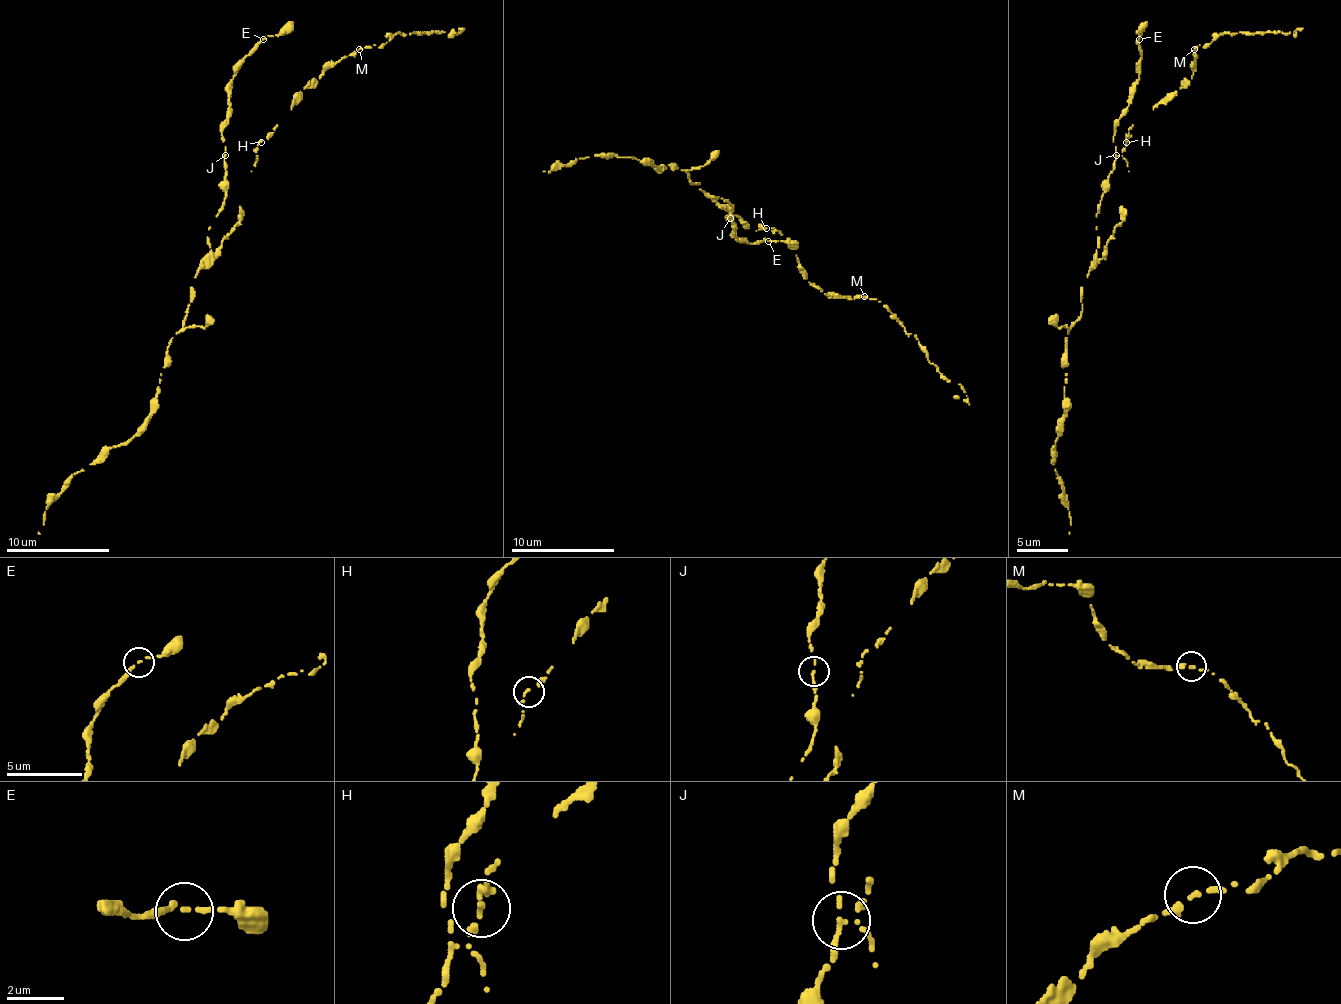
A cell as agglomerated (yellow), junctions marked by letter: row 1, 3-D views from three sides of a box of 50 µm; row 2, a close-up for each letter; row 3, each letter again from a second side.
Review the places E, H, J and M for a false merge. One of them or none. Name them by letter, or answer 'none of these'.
none of these

